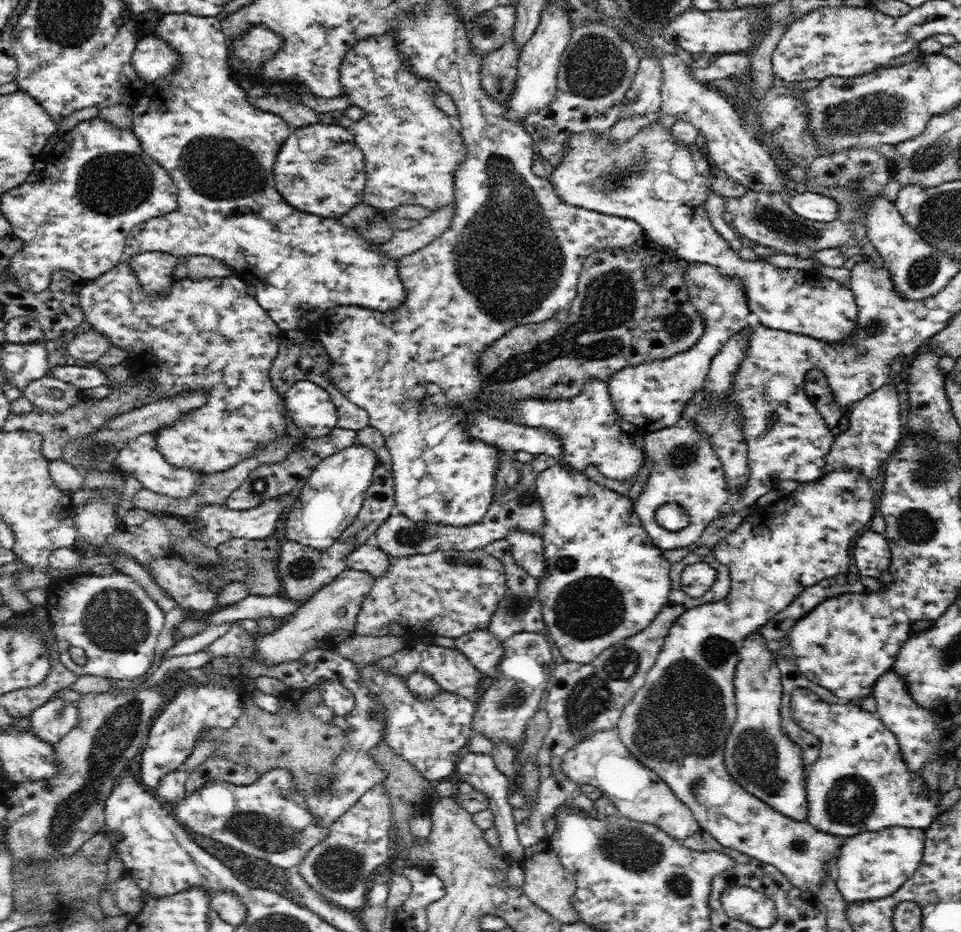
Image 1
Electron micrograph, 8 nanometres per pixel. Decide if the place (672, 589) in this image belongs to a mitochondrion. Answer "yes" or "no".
no

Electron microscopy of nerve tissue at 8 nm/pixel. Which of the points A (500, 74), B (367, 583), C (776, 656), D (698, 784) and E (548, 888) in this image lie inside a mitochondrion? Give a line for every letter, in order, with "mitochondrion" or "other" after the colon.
A: mitochondrion
B: other
C: other
D: mitochondrion
E: other

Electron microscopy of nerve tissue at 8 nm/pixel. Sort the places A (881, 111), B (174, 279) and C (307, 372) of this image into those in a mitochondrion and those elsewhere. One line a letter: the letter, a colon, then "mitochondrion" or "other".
A: mitochondrion
B: other
C: other

